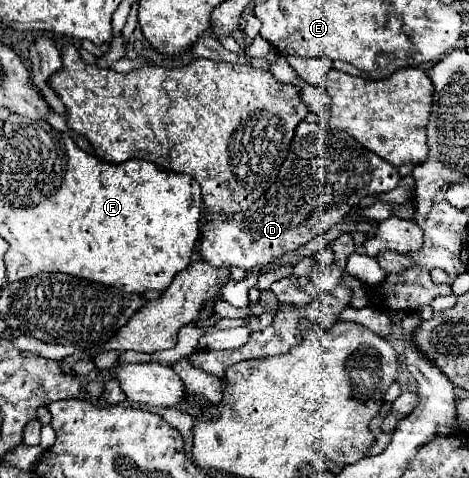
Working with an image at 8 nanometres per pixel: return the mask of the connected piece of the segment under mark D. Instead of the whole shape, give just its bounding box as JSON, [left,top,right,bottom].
[197,122,401,268]

